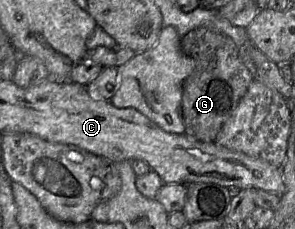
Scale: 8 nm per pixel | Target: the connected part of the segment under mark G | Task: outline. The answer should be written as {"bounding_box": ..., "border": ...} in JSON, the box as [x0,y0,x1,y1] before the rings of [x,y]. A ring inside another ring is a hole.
{"bounding_box":[181,27,255,142],"border":[[[198,27],[191,30],[181,38],[181,48],[196,64],[194,72],[183,84],[182,116],[185,134],[201,142],[214,142],[255,76],[242,62],[235,42],[212,29]]]}

